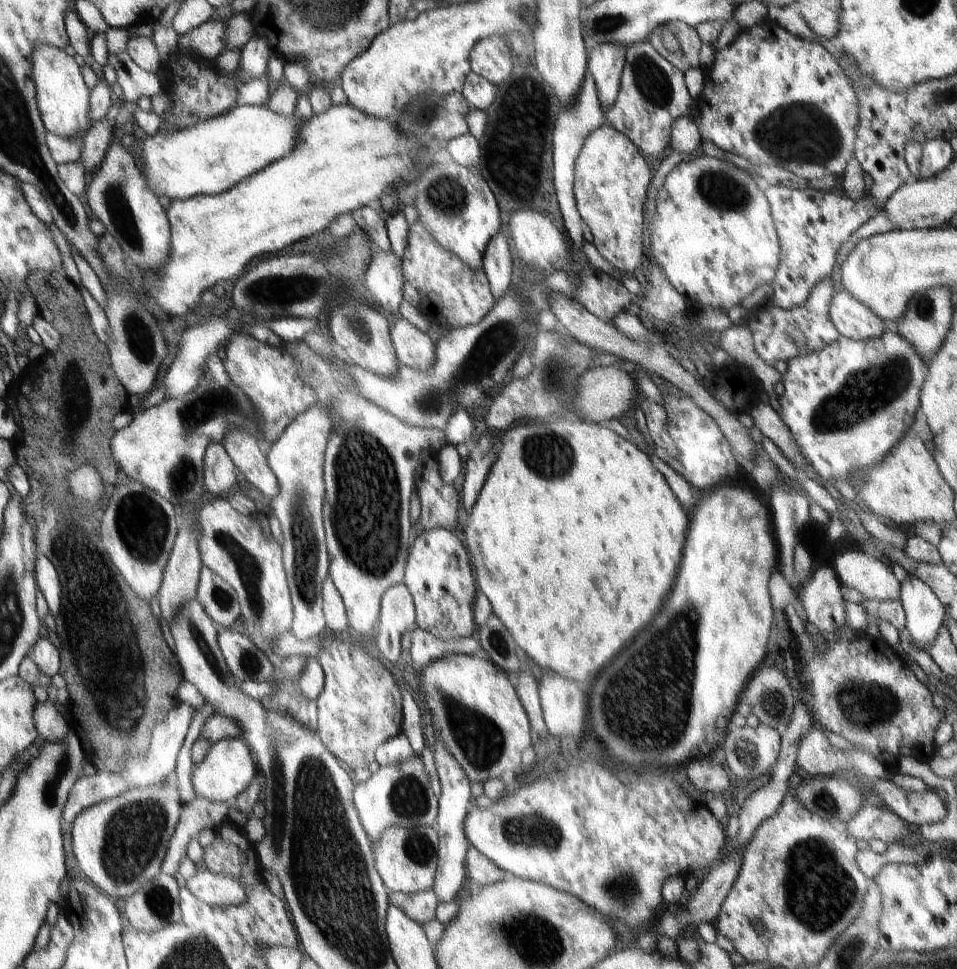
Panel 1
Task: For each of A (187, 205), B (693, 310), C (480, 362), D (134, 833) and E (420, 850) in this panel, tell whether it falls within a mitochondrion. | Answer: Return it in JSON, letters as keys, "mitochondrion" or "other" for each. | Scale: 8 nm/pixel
{"A":"other","B":"other","C":"mitochondrion","D":"mitochondrion","E":"mitochondrion"}

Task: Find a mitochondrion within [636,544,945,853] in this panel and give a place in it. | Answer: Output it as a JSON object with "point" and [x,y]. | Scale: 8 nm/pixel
{"point":[867,704]}

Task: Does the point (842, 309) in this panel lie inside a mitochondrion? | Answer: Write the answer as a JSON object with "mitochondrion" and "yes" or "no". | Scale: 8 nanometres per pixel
{"mitochondrion":"no"}

